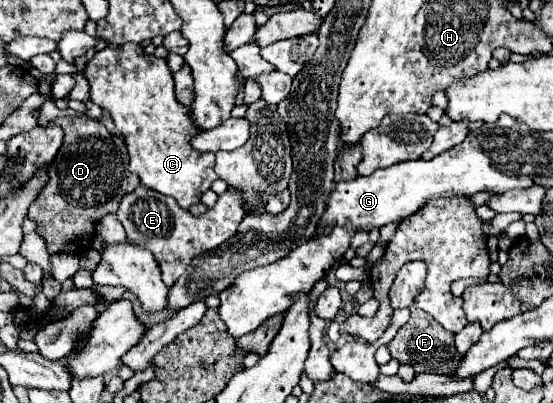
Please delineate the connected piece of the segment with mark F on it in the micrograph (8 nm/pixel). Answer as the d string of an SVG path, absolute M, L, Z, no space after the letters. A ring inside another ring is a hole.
M414 310L410 320L398 330L392 342L386 344L392 358L400 364L410 364L418 374L420 372L434 372L434 374L452 374L462 360L462 354L454 346L454 334L446 332L430 314L422 310Z

